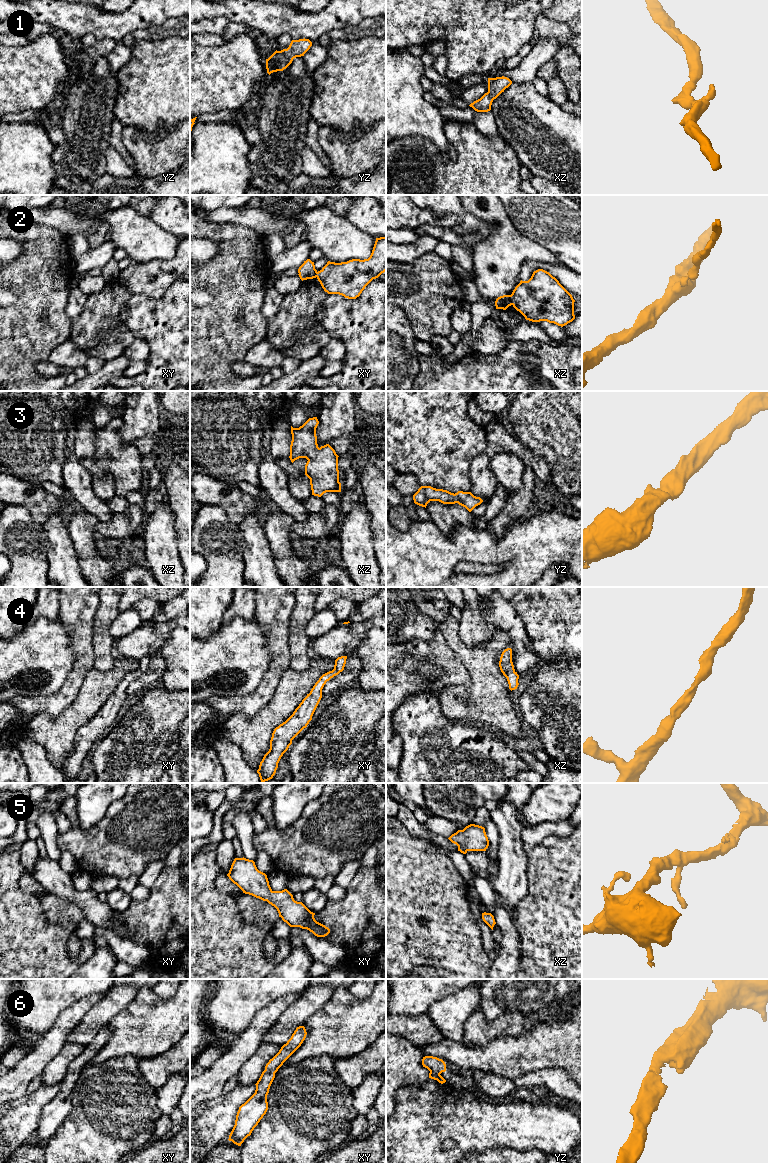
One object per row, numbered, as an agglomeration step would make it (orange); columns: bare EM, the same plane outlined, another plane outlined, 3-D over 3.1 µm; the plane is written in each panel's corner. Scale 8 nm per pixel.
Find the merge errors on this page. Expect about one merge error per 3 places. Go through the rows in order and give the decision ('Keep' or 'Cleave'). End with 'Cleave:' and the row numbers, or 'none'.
1: Keep
2: Cleave
3: Keep
4: Keep
5: Keep
6: Keep
Cleave: 2

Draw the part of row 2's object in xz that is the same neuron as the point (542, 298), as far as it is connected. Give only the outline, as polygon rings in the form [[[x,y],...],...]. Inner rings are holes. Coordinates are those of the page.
[[[538,269],[533,272],[528,281],[520,281],[512,292],[513,307],[526,320],[532,322],[547,321],[558,326],[565,326],[575,319],[574,302],[572,295],[549,272]]]

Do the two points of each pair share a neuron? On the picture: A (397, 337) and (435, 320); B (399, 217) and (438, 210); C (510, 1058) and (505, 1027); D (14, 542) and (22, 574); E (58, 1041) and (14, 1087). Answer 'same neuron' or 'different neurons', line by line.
A: different neurons
B: different neurons
C: different neurons
D: same neuron
E: same neuron

